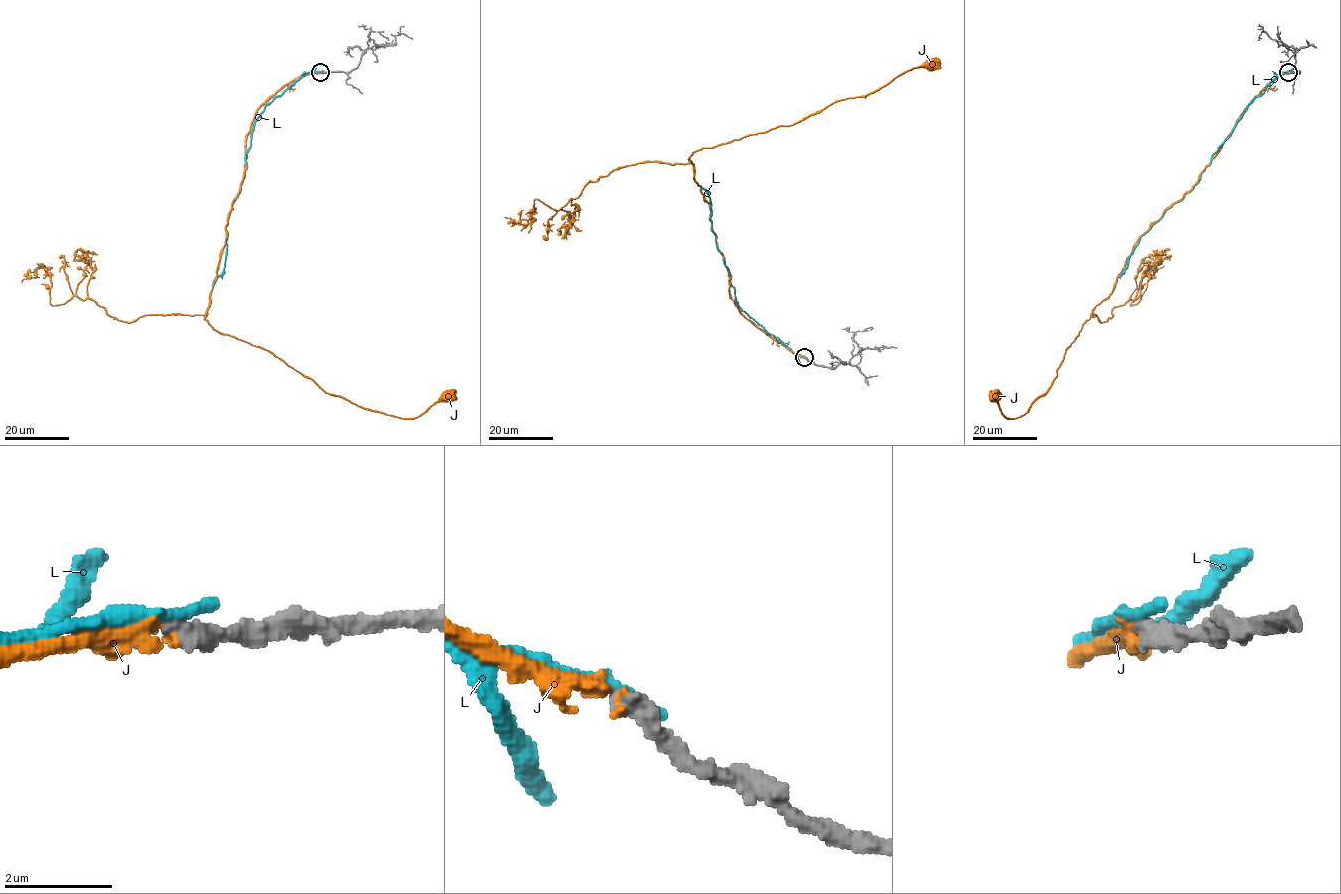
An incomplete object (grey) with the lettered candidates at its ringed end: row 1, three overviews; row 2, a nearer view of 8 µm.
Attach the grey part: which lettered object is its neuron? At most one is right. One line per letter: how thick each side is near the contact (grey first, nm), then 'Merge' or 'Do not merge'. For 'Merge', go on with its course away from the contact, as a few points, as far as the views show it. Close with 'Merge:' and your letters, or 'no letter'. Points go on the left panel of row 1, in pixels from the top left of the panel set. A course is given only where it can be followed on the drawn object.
J: Thickness 420 nm (grey) against 240 nm. Merge. Its course: (320, 72), (288, 83), (258, 109), (205, 319), (359, 406), (414, 418), (448, 395)
L: Thickness 400 nm (grey) against 280 nm. Do not merge
Merge: J

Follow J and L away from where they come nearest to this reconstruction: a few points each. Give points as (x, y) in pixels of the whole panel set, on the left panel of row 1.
J: (320, 72), (288, 83), (258, 109), (205, 319), (359, 406), (414, 418), (448, 395)
L: (320, 71), (304, 73), (275, 96), (255, 122), (243, 180), (226, 227), (224, 270), (212, 287)

